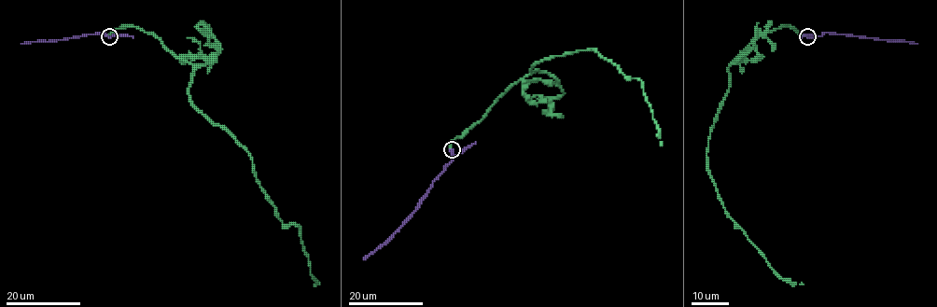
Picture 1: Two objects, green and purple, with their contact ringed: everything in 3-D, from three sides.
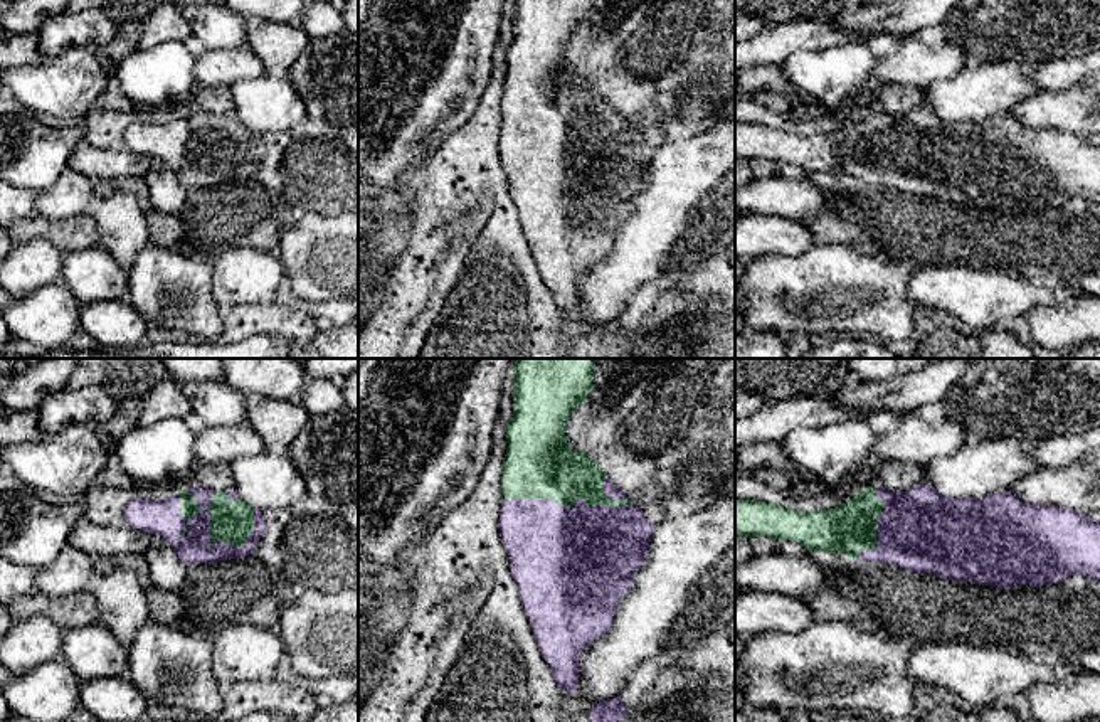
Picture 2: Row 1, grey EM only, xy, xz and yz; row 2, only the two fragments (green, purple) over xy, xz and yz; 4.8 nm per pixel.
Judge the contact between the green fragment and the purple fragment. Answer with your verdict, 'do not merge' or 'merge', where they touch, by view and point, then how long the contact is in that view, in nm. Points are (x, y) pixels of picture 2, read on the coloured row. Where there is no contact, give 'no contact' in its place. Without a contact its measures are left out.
merge | xz (567, 505) | 600 nm

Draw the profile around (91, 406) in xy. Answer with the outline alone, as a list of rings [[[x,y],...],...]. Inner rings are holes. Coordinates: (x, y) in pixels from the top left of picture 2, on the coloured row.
[[[93,384],[77,390],[64,389],[49,394],[35,412],[42,433],[54,434],[71,424],[96,429],[111,419],[116,409],[118,402],[109,396],[109,392],[103,385]]]

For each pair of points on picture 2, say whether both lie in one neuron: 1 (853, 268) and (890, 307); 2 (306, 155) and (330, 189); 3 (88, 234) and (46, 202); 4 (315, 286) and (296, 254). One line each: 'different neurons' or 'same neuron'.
1: same neuron
2: same neuron
3: different neurons
4: same neuron

